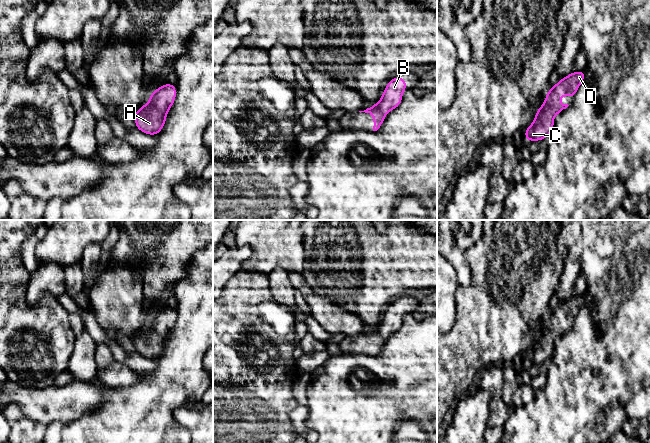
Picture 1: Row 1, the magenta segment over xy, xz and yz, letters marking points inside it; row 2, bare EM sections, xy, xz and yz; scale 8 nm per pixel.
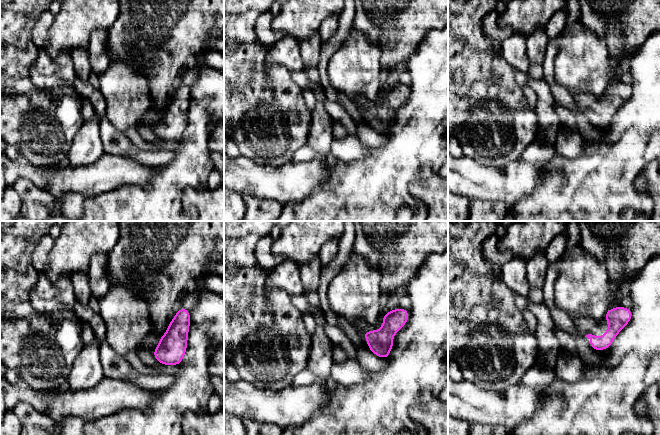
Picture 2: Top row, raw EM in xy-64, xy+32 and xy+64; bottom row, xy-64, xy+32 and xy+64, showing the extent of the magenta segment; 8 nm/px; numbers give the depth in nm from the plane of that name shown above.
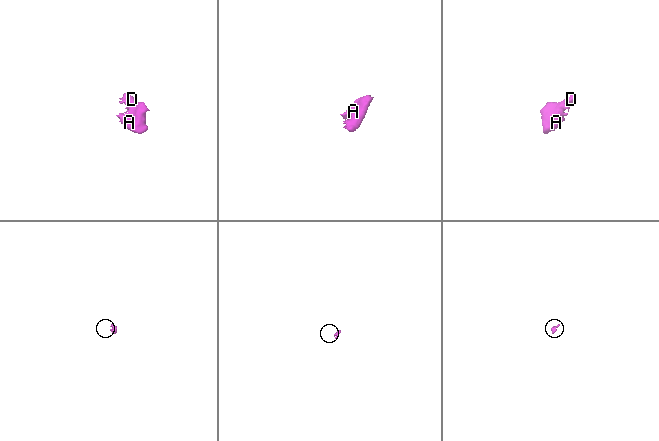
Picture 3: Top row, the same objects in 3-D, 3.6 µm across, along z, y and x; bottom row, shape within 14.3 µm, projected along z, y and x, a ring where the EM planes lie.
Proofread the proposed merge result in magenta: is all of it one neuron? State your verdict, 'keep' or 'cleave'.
keep

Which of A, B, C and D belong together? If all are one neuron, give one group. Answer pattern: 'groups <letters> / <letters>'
groups A B C D

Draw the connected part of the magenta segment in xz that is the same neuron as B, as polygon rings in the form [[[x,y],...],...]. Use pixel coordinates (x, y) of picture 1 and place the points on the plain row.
[[[395,301],[395,302],[391,303],[387,307],[386,312],[384,313],[384,316],[381,320],[380,325],[377,326],[372,331],[367,332],[364,335],[359,335],[360,337],[365,336],[365,337],[371,337],[372,338],[373,345],[374,345],[373,355],[377,355],[381,351],[381,349],[383,348],[384,343],[386,341],[386,338],[388,336],[396,333],[401,328],[402,319],[403,319],[403,316],[406,314],[406,310],[407,310],[407,306],[402,301]]]

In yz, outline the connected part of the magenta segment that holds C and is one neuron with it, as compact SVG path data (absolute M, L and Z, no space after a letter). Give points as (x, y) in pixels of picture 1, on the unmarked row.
M585 295L572 296L560 303L546 318L546 324L537 334L533 347L525 354L527 365L544 364L552 358L554 340L566 333L569 329L559 326L561 320L574 322L580 308L585 303Z

